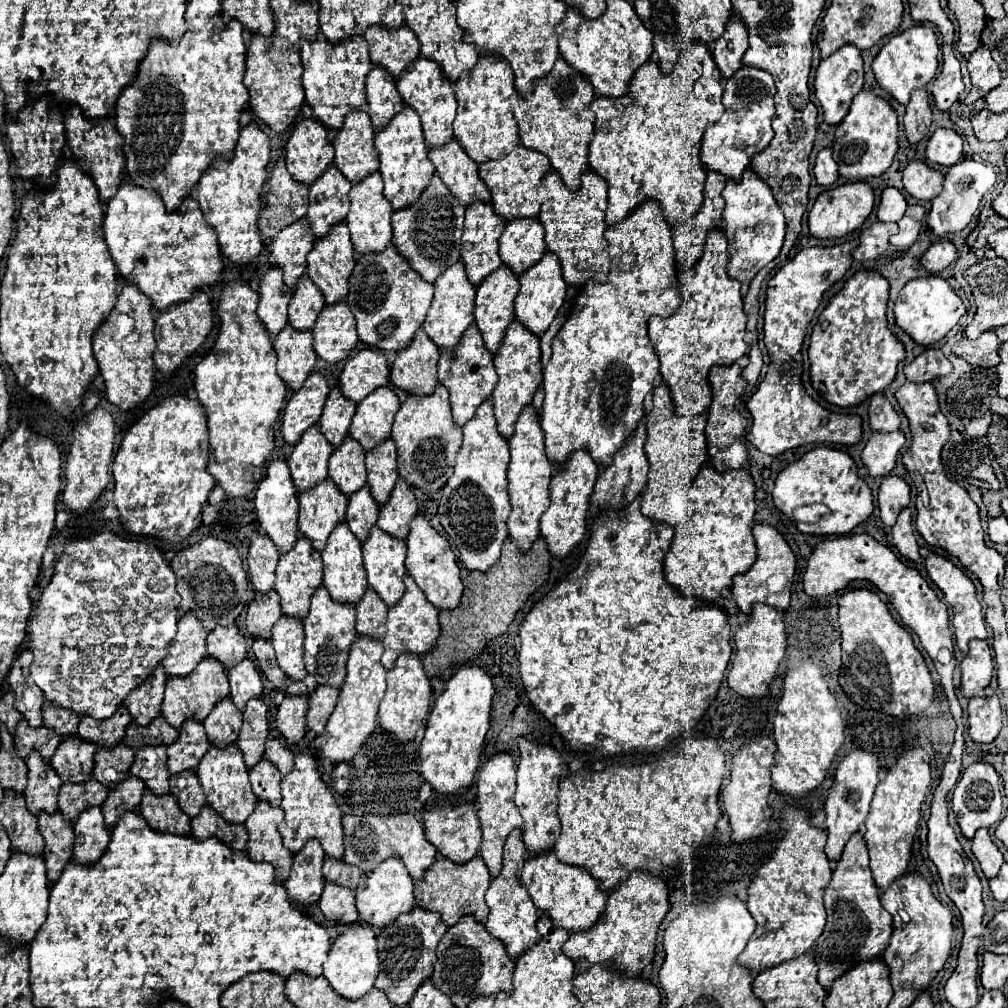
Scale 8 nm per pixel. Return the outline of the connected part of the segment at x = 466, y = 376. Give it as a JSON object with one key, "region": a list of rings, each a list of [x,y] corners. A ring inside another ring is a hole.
{"region":[[[471,324],[465,330],[465,336],[461,336],[461,340],[457,342],[457,348],[453,348],[453,352],[441,352],[439,382],[449,388],[453,418],[459,426],[463,426],[467,420],[471,420],[475,416],[477,406],[487,396],[491,396],[495,382],[497,382],[497,372],[493,366],[493,354],[485,348],[485,344],[481,340],[481,332],[477,332],[475,324]]]}

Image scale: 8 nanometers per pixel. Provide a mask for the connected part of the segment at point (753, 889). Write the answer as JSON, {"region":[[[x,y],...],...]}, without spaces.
{"region":[[[797,806],[781,810],[779,828],[785,834],[771,858],[757,870],[747,896],[747,908],[753,914],[757,928],[739,960],[753,972],[761,972],[809,952],[825,926],[821,896],[831,880],[831,862],[825,856],[825,830],[813,826],[807,810]]]}

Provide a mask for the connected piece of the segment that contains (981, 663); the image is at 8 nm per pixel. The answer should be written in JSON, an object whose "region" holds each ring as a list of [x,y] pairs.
{"region":[[[971,640],[969,644],[969,654],[961,662],[961,692],[967,698],[975,696],[985,696],[985,688],[993,678],[993,658],[991,658],[991,648],[987,640]]]}

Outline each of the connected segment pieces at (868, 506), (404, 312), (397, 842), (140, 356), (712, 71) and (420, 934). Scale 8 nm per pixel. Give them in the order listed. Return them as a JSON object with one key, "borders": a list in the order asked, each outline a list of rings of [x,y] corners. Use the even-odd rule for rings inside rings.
{"borders":[[[[817,446],[807,454],[803,454],[799,460],[791,462],[785,470],[781,470],[779,476],[775,478],[773,502],[787,516],[791,516],[797,506],[817,504],[817,502],[825,504],[831,512],[823,516],[817,524],[797,522],[797,528],[801,532],[815,534],[815,536],[845,536],[857,524],[867,520],[869,514],[873,512],[871,488],[859,476],[857,464],[845,450],[831,448],[831,446]]],[[[393,242],[383,252],[357,256],[349,278],[347,304],[355,314],[359,340],[381,350],[397,352],[405,348],[413,340],[415,330],[423,324],[433,300],[433,292],[433,284],[421,280],[421,276],[413,272],[411,264],[397,252]]],[[[343,814],[343,832],[345,832],[345,854],[343,860],[349,864],[355,864],[363,870],[363,874],[369,874],[381,860],[389,858],[391,854],[399,854],[409,874],[419,880],[423,878],[423,872],[433,864],[437,856],[437,848],[425,838],[421,822],[415,818],[415,814]]],[[[125,284],[117,296],[117,304],[113,306],[107,320],[97,328],[93,334],[93,354],[99,362],[101,376],[105,378],[105,392],[107,400],[111,404],[117,404],[121,410],[135,408],[141,404],[153,390],[153,350],[155,350],[155,338],[153,338],[153,304],[149,304],[149,298],[135,286]]],[[[653,34],[659,64],[647,60],[635,72],[625,96],[597,96],[591,102],[595,130],[589,142],[589,168],[609,184],[607,224],[621,222],[645,198],[655,198],[661,204],[661,212],[673,228],[689,222],[701,208],[705,186],[705,166],[699,160],[701,138],[705,128],[723,114],[723,86],[707,44],[689,44],[681,52],[683,44],[679,42],[673,36]],[[679,52],[681,64],[677,64]],[[659,66],[665,72],[675,70],[663,74]]],[[[417,908],[409,914],[401,914],[393,924],[385,926],[377,936],[381,972],[375,980],[375,988],[383,990],[391,1004],[407,1004],[413,998],[413,992],[419,988],[421,980],[429,978],[435,964],[435,948],[445,934],[447,926],[441,920],[439,912],[429,912]]]]}

